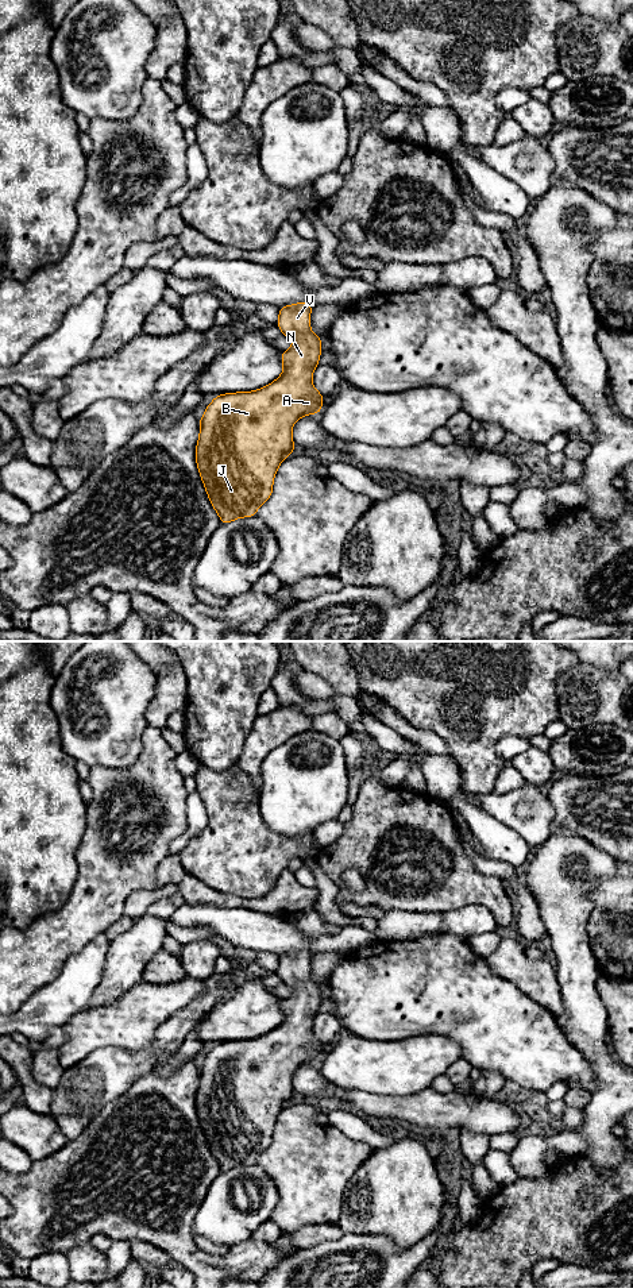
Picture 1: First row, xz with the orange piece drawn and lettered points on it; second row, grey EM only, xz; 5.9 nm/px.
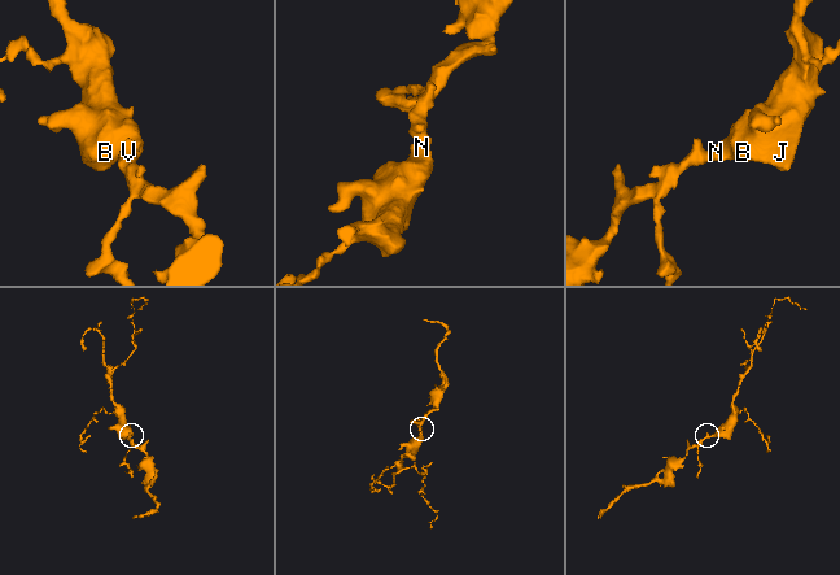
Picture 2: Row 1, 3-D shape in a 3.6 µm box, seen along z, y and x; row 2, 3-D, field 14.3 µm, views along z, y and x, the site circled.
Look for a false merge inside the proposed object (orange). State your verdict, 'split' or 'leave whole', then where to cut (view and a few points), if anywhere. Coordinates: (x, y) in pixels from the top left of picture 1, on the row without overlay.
leave whole; cut none

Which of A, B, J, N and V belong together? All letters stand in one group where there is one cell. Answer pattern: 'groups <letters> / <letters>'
groups A B J N V

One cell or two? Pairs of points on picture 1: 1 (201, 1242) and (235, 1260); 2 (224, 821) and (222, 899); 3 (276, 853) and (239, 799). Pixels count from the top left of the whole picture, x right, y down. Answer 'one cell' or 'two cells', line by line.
1: two cells
2: two cells
3: one cell

